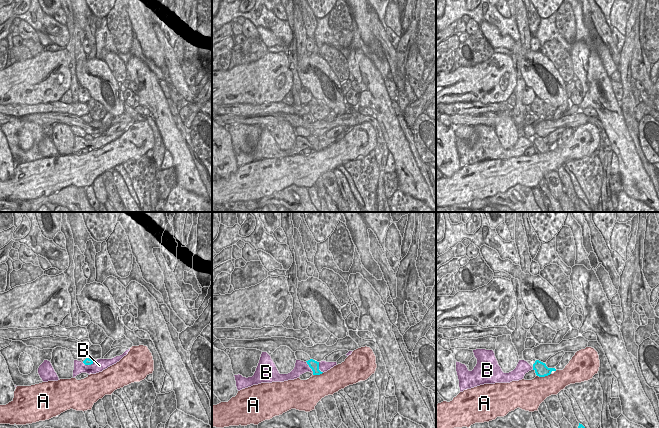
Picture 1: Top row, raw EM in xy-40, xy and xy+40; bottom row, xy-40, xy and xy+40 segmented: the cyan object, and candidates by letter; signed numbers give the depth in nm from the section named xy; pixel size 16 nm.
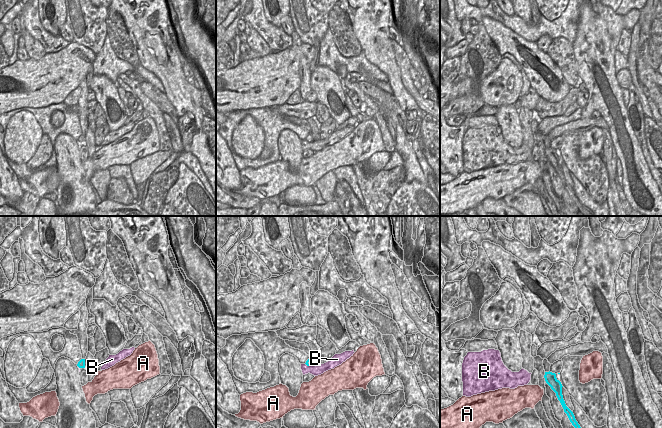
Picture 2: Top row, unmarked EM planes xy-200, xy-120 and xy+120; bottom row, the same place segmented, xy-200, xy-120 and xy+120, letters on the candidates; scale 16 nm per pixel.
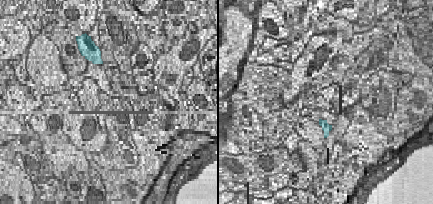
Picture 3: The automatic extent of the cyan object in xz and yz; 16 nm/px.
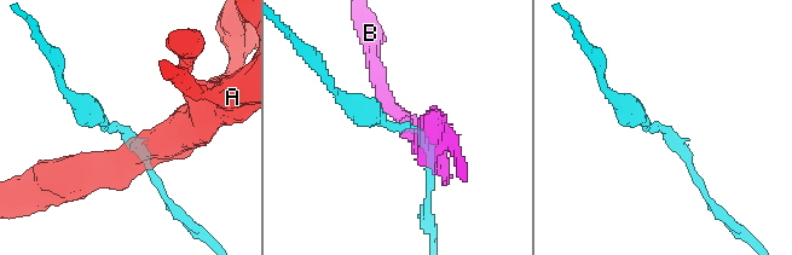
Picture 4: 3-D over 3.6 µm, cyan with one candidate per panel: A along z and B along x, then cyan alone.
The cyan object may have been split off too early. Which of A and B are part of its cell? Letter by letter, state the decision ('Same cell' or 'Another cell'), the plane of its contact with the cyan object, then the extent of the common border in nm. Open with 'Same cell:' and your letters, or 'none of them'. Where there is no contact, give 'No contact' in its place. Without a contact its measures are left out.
Same cell: none of them
A: Another cell. Touches cyan in xy+40. Shared border 220 nm
B: Another cell. Touches cyan in xy. Shared border 240 nm.

